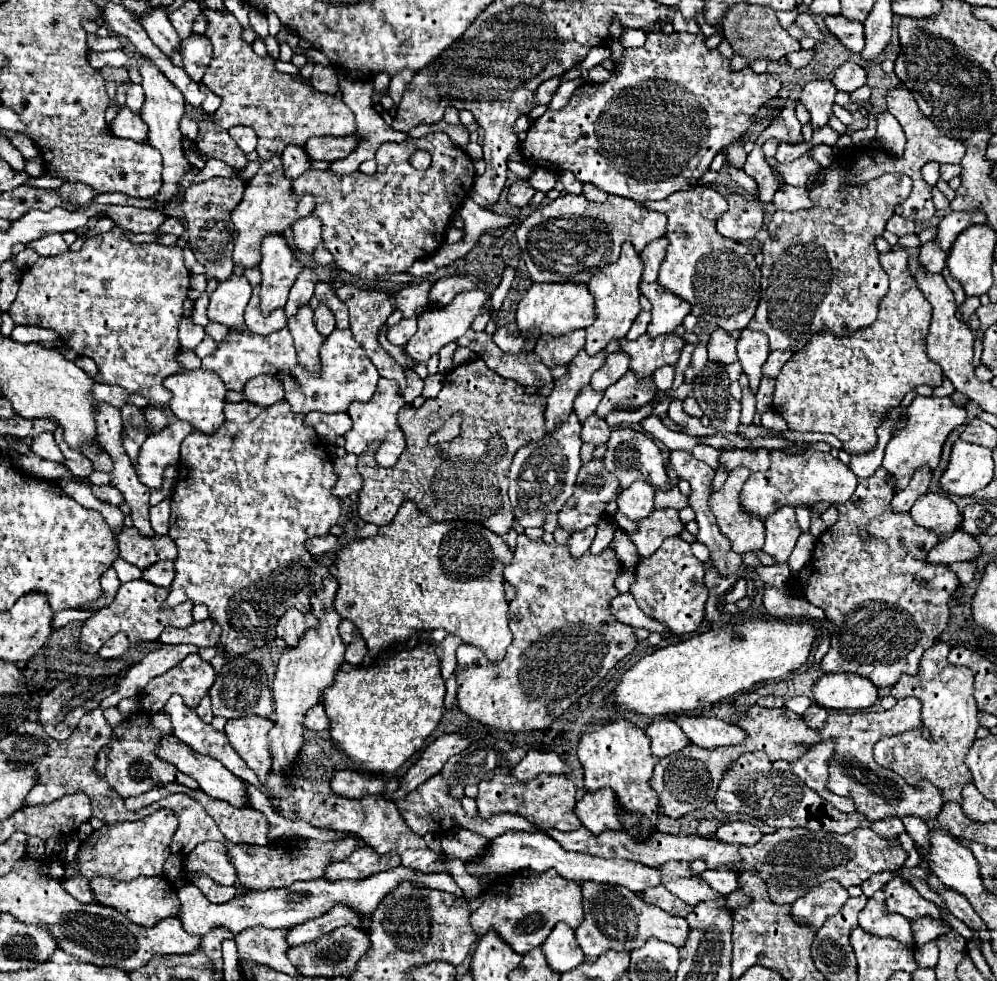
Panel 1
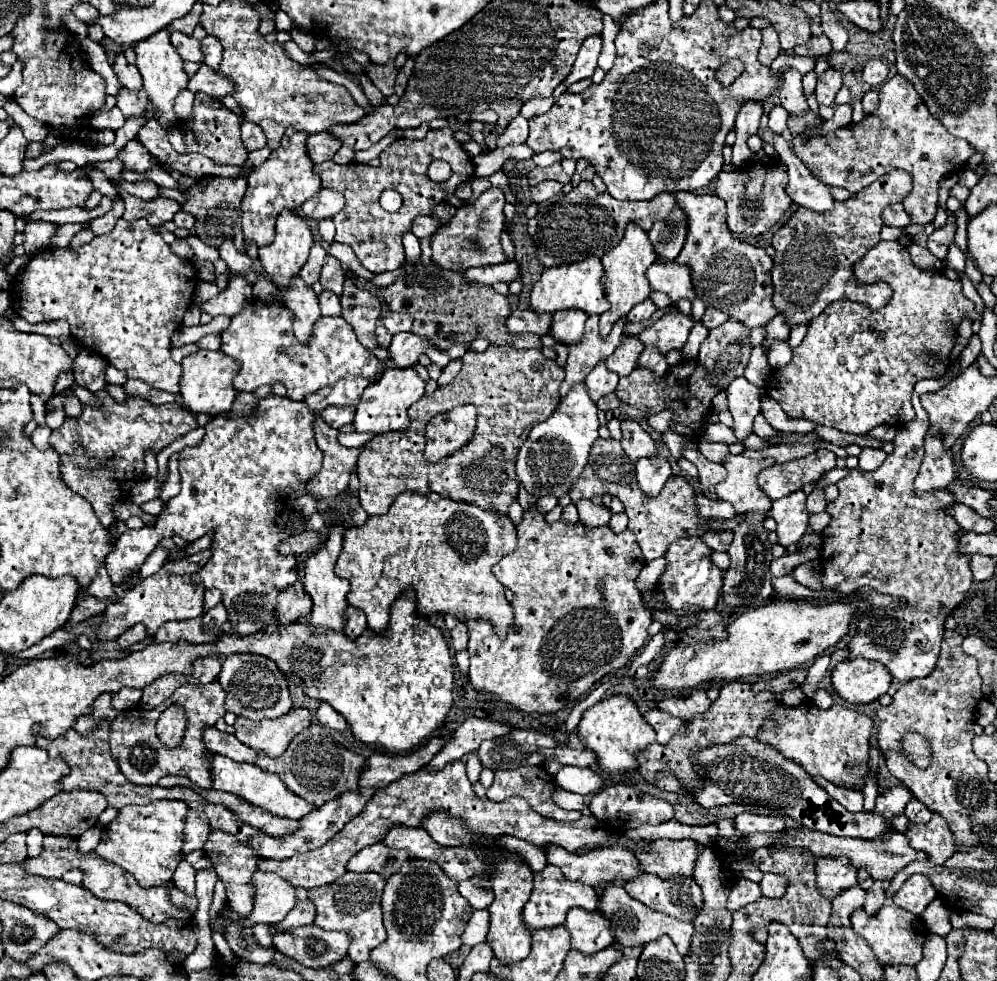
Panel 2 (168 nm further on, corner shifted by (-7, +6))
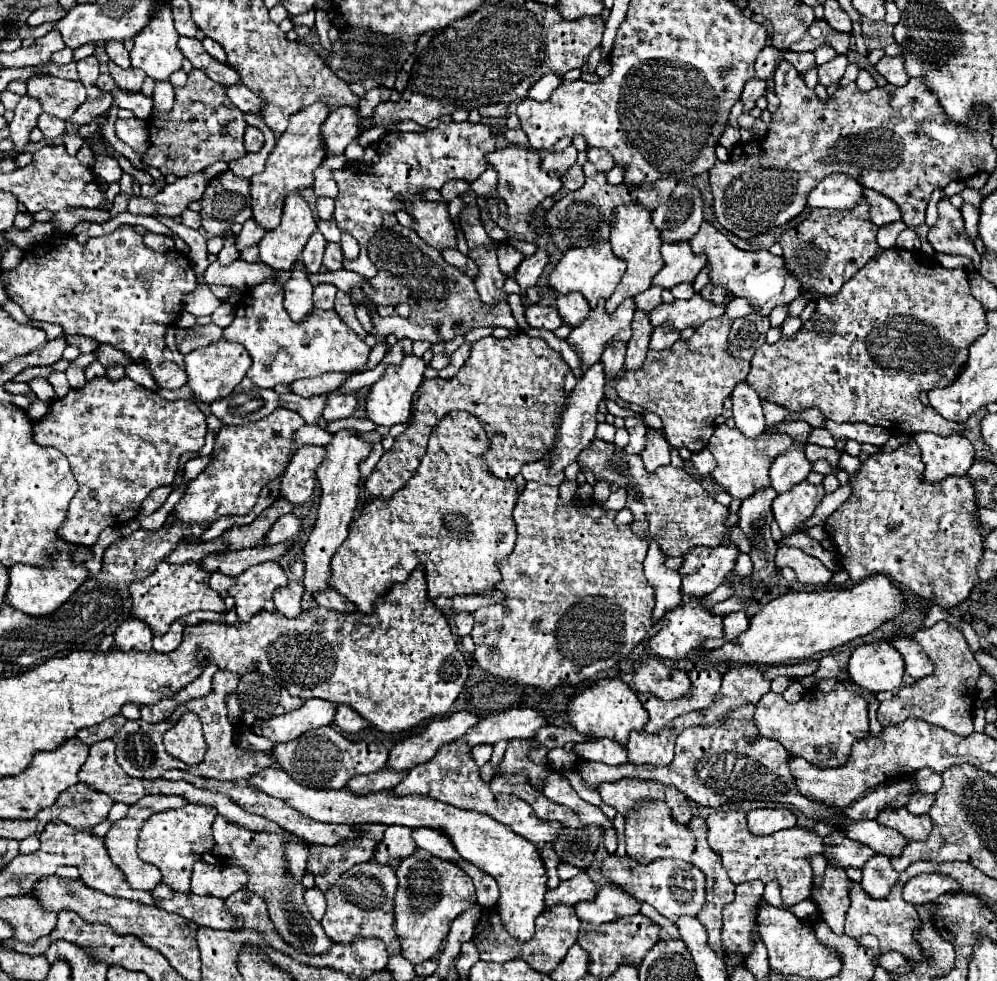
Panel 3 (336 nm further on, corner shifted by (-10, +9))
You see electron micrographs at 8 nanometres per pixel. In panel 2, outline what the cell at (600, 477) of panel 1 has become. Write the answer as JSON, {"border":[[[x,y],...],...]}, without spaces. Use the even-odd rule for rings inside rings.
{"border":[[[596,440],[596,444],[592,446],[592,452],[588,456],[588,464],[586,464],[584,472],[572,486],[570,498],[572,498],[572,504],[578,504],[582,498],[592,500],[594,496],[604,496],[604,494],[612,494],[622,500],[629,519],[628,528],[636,534],[636,540],[638,540],[640,550],[646,560],[662,558],[666,554],[668,546],[678,538],[700,536],[702,532],[710,530],[706,526],[706,518],[698,516],[696,502],[694,502],[696,490],[682,476],[670,476],[668,482],[664,484],[660,496],[648,498],[636,484],[634,462],[628,460],[620,442],[616,442],[616,440]]]}

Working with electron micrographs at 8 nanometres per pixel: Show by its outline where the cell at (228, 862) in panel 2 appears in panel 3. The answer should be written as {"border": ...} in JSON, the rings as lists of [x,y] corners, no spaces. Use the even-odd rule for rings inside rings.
{"border":[[[217,815],[213,821],[213,837],[219,849],[219,863],[221,865],[235,863],[245,867],[245,871],[249,873],[249,883],[245,885],[245,889],[265,899],[277,933],[289,945],[309,955],[319,955],[331,947],[331,939],[325,935],[321,923],[315,921],[305,907],[299,909],[299,897],[303,897],[305,887],[299,881],[291,881],[287,873],[287,857],[285,857],[287,845],[283,845],[283,837],[275,837],[275,833],[253,833],[235,823],[229,823],[221,815]]]}

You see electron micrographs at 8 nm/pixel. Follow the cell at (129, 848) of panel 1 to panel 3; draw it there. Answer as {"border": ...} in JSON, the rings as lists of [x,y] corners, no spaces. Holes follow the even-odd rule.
{"border":[[[147,795],[147,797],[139,799],[135,805],[131,805],[129,811],[127,811],[127,815],[125,815],[121,821],[113,823],[113,827],[111,827],[109,833],[105,835],[105,847],[107,847],[107,851],[109,851],[109,857],[111,857],[113,865],[117,865],[117,867],[123,871],[123,875],[125,875],[125,879],[127,879],[127,883],[129,883],[131,889],[153,891],[155,885],[161,881],[159,869],[155,869],[155,867],[149,865],[149,863],[143,863],[143,861],[137,857],[137,837],[139,837],[141,825],[143,825],[153,813],[167,811],[167,809],[175,809],[175,807],[183,807],[183,805],[187,805],[187,799],[177,797],[177,795]]]}

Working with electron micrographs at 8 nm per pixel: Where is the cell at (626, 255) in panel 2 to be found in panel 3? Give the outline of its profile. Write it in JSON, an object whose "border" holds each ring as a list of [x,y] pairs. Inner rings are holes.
{"border":[[[621,205],[615,211],[615,221],[611,227],[609,241],[613,247],[613,253],[627,263],[627,271],[623,273],[619,285],[615,287],[615,293],[607,299],[607,313],[613,313],[623,299],[635,297],[635,293],[647,291],[651,287],[651,279],[663,267],[663,259],[659,253],[659,247],[661,247],[659,235],[661,233],[659,233],[659,229],[655,229],[655,225],[651,221],[651,211],[647,207],[643,207],[643,205]]]}

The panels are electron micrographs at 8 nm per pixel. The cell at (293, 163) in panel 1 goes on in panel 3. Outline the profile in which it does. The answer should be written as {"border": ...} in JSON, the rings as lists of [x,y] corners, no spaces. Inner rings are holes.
{"border":[[[355,107],[335,109],[323,123],[327,153],[343,153],[345,147],[359,135],[359,115]]]}

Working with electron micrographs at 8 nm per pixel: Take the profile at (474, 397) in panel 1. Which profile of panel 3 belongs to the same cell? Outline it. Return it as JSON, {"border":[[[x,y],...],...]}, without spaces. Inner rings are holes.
{"border":[[[517,333],[509,339],[485,337],[475,341],[471,349],[471,357],[465,361],[465,365],[457,371],[457,375],[451,381],[445,381],[439,377],[423,381],[419,389],[419,399],[415,403],[411,425],[405,433],[395,437],[393,449],[383,453],[375,471],[365,481],[367,493],[371,497],[389,499],[397,489],[401,489],[415,475],[421,463],[421,457],[425,455],[427,441],[433,427],[451,411],[467,411],[479,419],[487,437],[491,439],[491,447],[485,453],[485,461],[489,469],[499,479],[513,479],[527,461],[539,461],[539,457],[543,457],[543,453],[547,453],[547,449],[551,447],[551,437],[555,437],[555,409],[559,409],[559,405],[563,405],[565,401],[563,381],[567,371],[569,367],[563,361],[559,351],[553,351],[543,339],[533,339],[533,337],[527,337],[525,333]]]}

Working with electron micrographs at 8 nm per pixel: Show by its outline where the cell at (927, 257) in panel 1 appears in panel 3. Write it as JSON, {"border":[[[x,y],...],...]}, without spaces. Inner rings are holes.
{"border":[[[947,197],[939,201],[939,219],[929,229],[927,241],[937,253],[947,255],[965,255],[971,257],[975,267],[979,267],[979,253],[975,251],[973,241],[965,233],[965,223],[961,217],[961,211],[951,205]]]}

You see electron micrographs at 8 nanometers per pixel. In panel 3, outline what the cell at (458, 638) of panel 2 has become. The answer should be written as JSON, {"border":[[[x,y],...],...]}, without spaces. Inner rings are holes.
{"border":[[[457,613],[455,615],[455,625],[457,625],[457,635],[463,637],[463,635],[469,635],[471,629],[473,629],[473,615],[471,613]]]}

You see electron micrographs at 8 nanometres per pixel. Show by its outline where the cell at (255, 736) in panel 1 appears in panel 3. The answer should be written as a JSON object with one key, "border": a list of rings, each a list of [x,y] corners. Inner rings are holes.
{"border":[[[307,699],[305,705],[299,707],[297,711],[291,711],[287,715],[273,717],[267,721],[263,719],[255,721],[251,731],[275,743],[287,743],[287,741],[293,741],[295,737],[301,737],[303,733],[311,729],[331,725],[335,707],[337,705],[323,699]]]}

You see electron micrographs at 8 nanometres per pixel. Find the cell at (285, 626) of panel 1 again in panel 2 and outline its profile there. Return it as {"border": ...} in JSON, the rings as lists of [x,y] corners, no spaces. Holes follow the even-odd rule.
{"border":[[[298,580],[298,584],[292,584],[290,588],[286,588],[278,596],[276,614],[278,614],[278,624],[280,626],[298,622],[302,616],[308,616],[308,610],[312,610],[312,600],[304,592],[304,586],[302,586],[300,580]]]}

